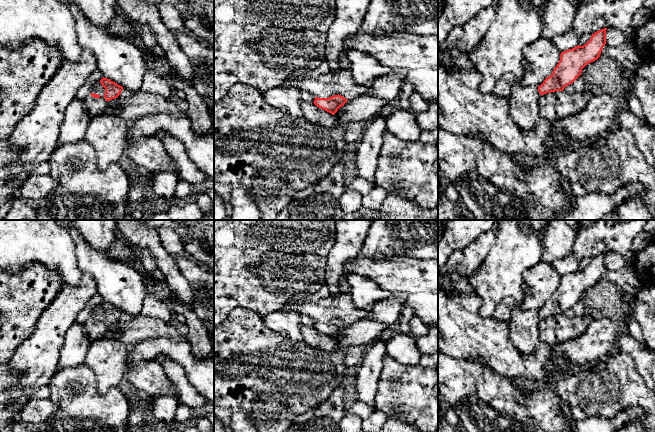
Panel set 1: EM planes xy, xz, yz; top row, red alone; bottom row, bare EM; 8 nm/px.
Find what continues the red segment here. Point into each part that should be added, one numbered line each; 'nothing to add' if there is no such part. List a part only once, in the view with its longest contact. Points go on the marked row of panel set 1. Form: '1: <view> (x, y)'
1: xy (95, 106)

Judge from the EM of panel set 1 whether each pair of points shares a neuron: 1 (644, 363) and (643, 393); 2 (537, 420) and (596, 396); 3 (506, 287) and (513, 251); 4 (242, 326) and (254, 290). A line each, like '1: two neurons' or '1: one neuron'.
1: two neurons
2: two neurons
3: one neuron
4: two neurons

